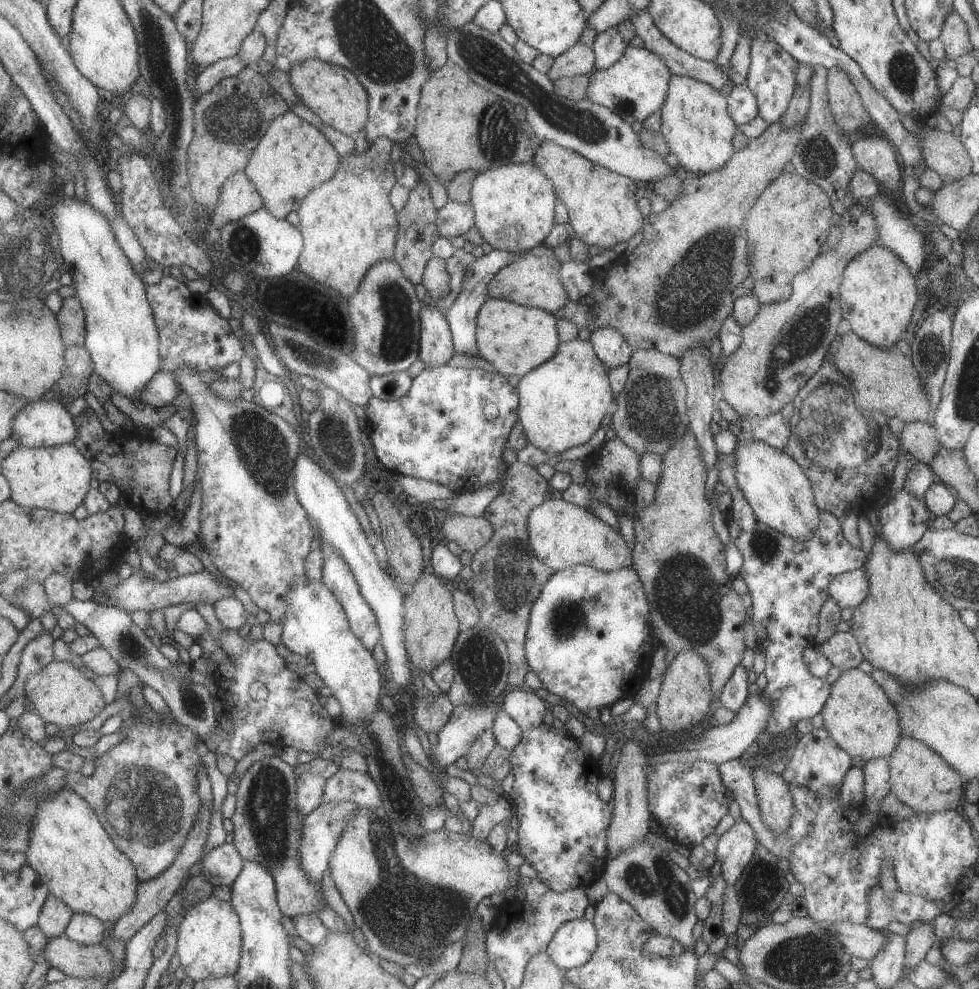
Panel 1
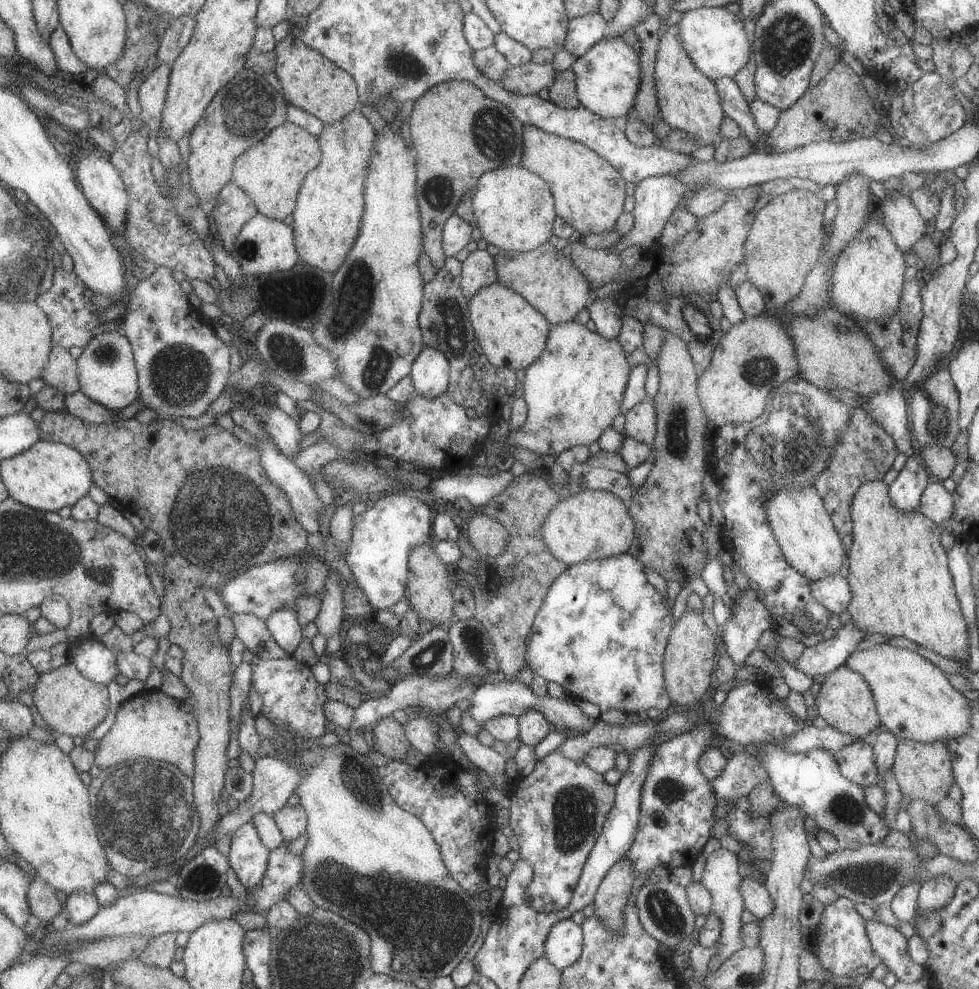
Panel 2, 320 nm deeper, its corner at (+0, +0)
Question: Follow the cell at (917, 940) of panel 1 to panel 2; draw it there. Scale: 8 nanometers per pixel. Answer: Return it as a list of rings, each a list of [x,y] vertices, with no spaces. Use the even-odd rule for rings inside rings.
[[[935,876],[929,881],[922,882],[919,886],[916,901],[917,916],[925,916],[927,913],[941,910],[956,891],[956,884],[951,878]]]

